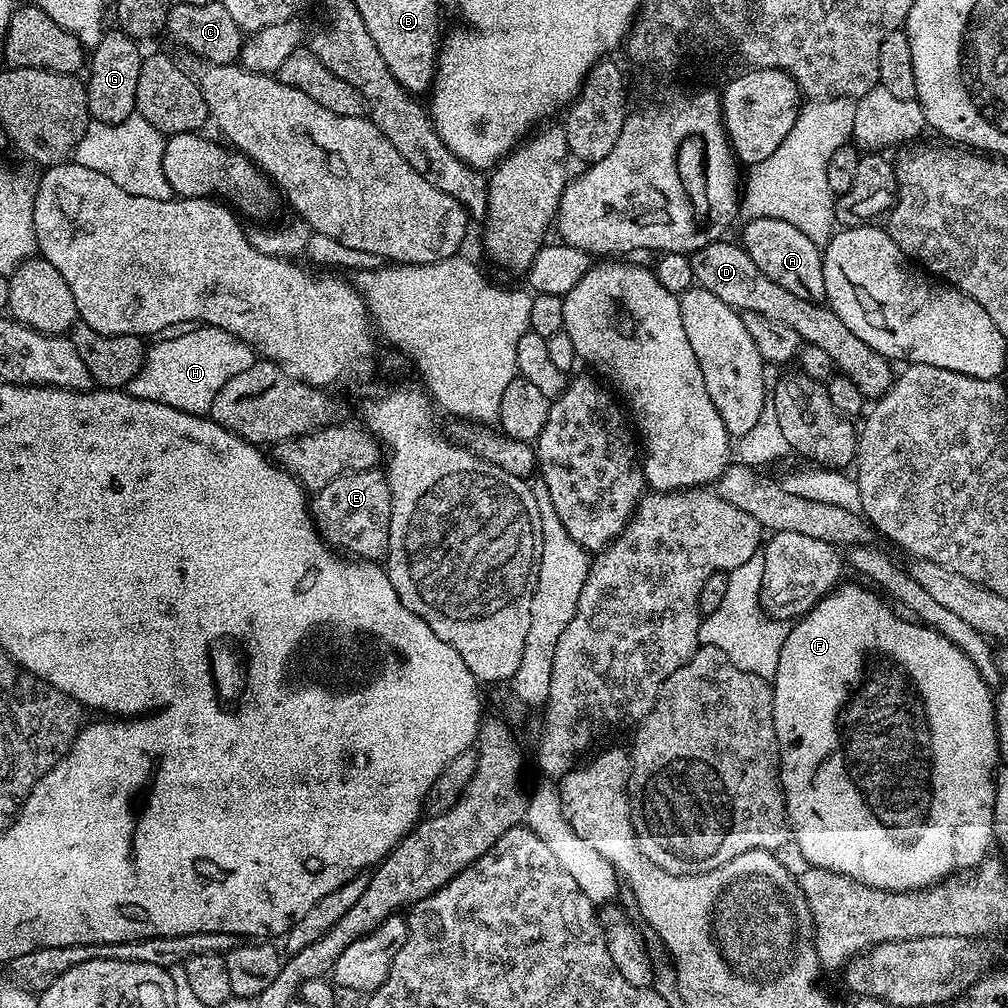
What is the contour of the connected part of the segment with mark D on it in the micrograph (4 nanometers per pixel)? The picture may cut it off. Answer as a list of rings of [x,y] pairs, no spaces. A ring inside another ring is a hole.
[[[721,238],[714,244],[707,244],[701,252],[691,253],[692,278],[699,287],[710,290],[714,298],[722,298],[722,302],[740,312],[763,314],[766,318],[774,318],[774,322],[790,326],[790,330],[798,330],[801,341],[823,350],[830,357],[833,369],[839,375],[850,378],[865,398],[886,395],[894,379],[893,365],[887,356],[866,346],[866,342],[862,342],[862,338],[858,338],[858,334],[854,334],[854,330],[850,330],[850,326],[846,326],[846,322],[842,322],[831,308],[823,303],[806,302],[806,298],[797,298],[790,294],[790,290],[778,286],[778,282],[770,282],[770,278],[754,266],[739,243],[727,244],[726,241]]]

